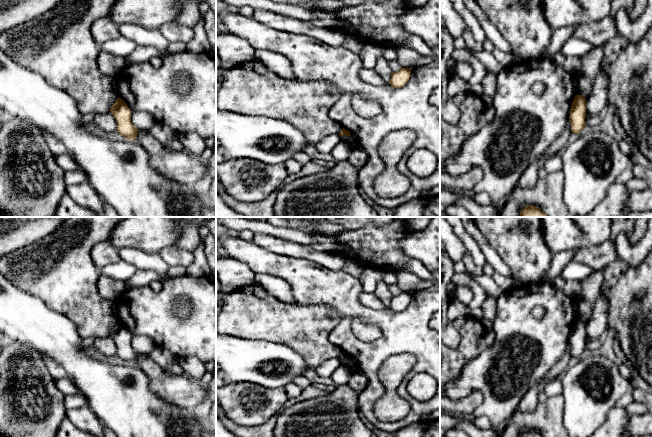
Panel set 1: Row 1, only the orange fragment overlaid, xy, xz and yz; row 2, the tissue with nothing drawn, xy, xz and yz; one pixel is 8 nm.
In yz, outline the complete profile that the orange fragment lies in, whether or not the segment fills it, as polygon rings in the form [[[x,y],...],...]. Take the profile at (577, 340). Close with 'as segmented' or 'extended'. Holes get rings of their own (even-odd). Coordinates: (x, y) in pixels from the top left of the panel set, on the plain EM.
[[[576,319],[570,333],[569,346],[571,347],[572,358],[578,358],[586,352],[586,323],[581,319]]]; as segmented

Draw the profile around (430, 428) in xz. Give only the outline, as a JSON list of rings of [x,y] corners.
[[[426,421],[426,433],[430,433],[433,437],[440,437],[440,430],[434,427],[434,422]]]

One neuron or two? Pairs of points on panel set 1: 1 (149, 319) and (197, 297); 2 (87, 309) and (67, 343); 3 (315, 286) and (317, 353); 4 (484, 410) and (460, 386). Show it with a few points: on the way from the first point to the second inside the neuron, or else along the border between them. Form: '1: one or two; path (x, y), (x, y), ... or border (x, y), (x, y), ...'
1: one; path (161, 307), (176, 292), (185, 292)
2: two; border (58, 312), (65, 315), (83, 337)
3: two; border (295, 303), (328, 305), (338, 313)
4: one; path (486, 399), (486, 393), (479, 386), (471, 386)

